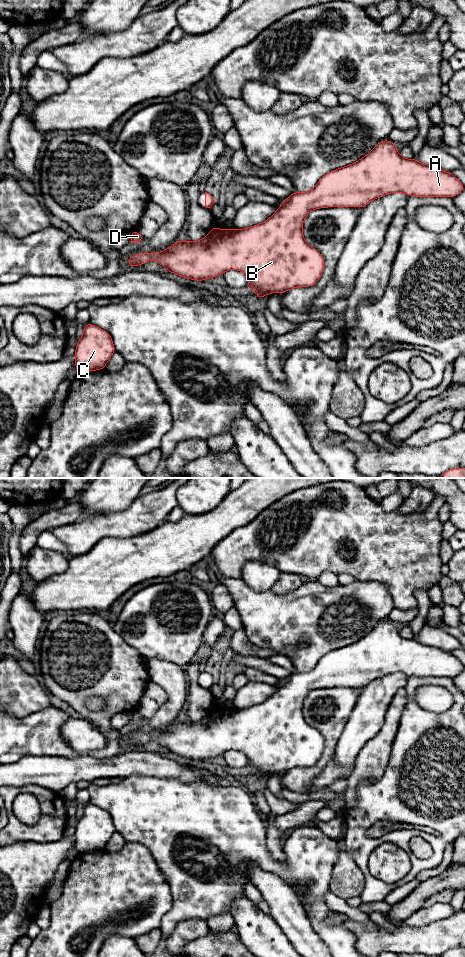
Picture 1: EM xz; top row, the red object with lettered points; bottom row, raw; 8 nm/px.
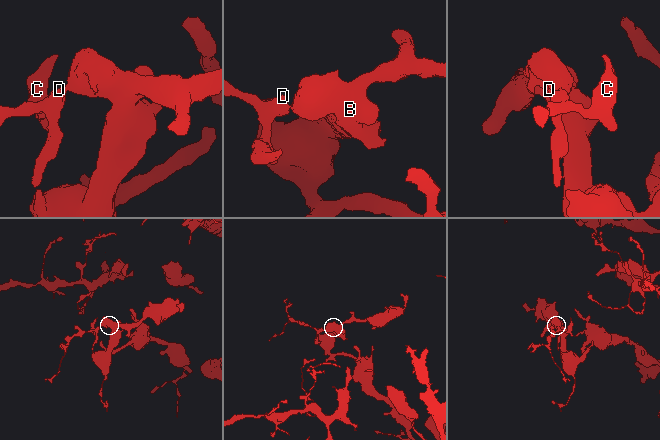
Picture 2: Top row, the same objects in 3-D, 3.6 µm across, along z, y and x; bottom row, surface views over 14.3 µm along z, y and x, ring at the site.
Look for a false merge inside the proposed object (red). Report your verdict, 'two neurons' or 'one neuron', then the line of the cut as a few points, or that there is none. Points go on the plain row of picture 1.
one neuron; no cut

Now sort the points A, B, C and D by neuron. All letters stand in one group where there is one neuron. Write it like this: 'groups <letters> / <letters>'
groups A B C D

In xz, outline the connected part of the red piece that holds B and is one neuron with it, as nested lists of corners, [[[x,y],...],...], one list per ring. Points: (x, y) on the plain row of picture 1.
[[[386,619],[380,621],[371,632],[345,647],[340,647],[325,654],[318,663],[309,671],[293,672],[281,686],[266,701],[254,706],[234,709],[233,707],[222,710],[215,705],[199,721],[184,721],[179,719],[169,728],[156,733],[139,733],[131,735],[126,745],[136,748],[138,745],[146,744],[152,739],[162,745],[166,751],[180,757],[205,761],[212,757],[223,755],[226,751],[235,749],[241,751],[248,760],[248,768],[253,771],[259,779],[263,779],[270,773],[281,773],[282,775],[296,767],[312,767],[322,756],[325,741],[322,734],[310,726],[303,717],[303,702],[307,695],[315,689],[329,687],[356,687],[363,688],[375,679],[391,673],[401,672],[407,676],[415,677],[448,677],[454,678],[465,670],[461,661],[452,652],[423,644],[415,638],[405,639],[402,637],[394,622]]]

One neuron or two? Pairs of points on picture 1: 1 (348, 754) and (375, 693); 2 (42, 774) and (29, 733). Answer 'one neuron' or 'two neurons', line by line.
1: one neuron
2: two neurons

